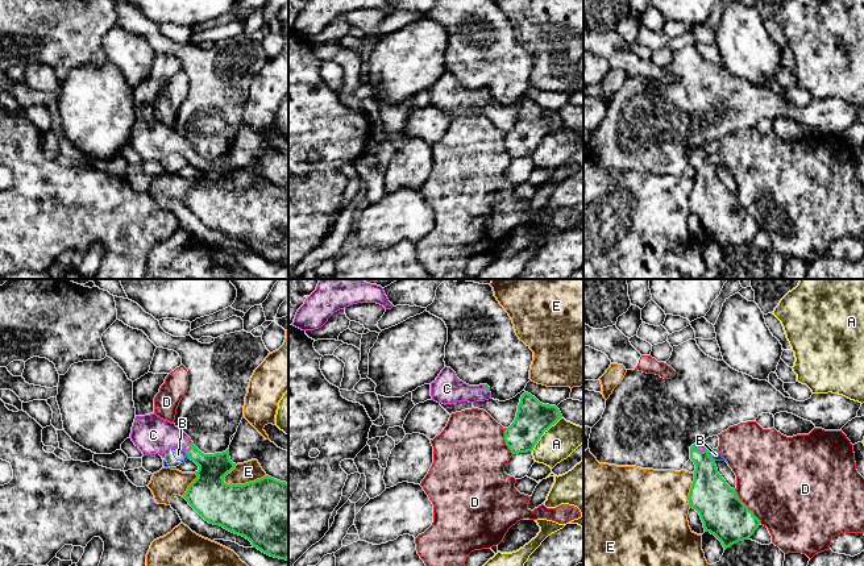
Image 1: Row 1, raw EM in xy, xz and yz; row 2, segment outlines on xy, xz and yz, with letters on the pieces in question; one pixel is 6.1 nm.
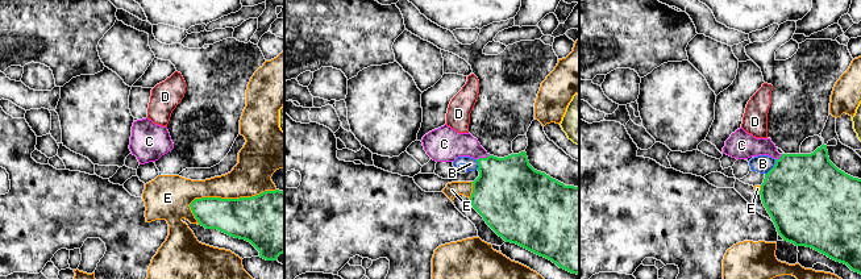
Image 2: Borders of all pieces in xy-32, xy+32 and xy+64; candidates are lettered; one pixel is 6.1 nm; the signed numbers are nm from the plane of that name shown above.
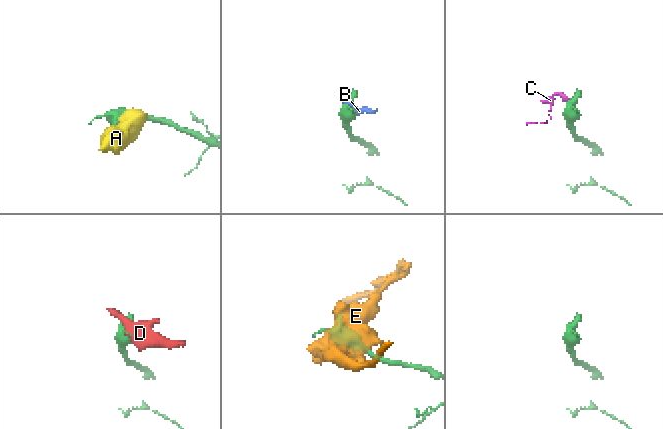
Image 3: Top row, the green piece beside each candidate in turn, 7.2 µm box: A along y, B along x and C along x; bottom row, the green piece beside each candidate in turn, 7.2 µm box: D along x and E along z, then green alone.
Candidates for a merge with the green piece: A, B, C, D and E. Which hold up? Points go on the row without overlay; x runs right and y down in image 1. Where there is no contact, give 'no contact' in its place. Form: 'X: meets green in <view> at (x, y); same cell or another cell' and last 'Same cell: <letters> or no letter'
A: meets green in xz at (543, 138); another cell
B: meets green in yz at (710, 162); another cell
C: meets green in xy at (191, 152); same cell
D: meets green in yz at (747, 212); another cell
E: meets green in xy at (245, 188); another cell
Same cell: C

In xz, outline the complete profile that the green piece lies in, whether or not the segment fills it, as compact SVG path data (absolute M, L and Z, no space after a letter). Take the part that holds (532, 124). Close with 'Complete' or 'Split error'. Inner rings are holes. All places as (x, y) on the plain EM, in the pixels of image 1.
M524 97L514 128L504 136L504 146L512 159L532 157L540 142L562 122L556 111L543 109Z. Complete

